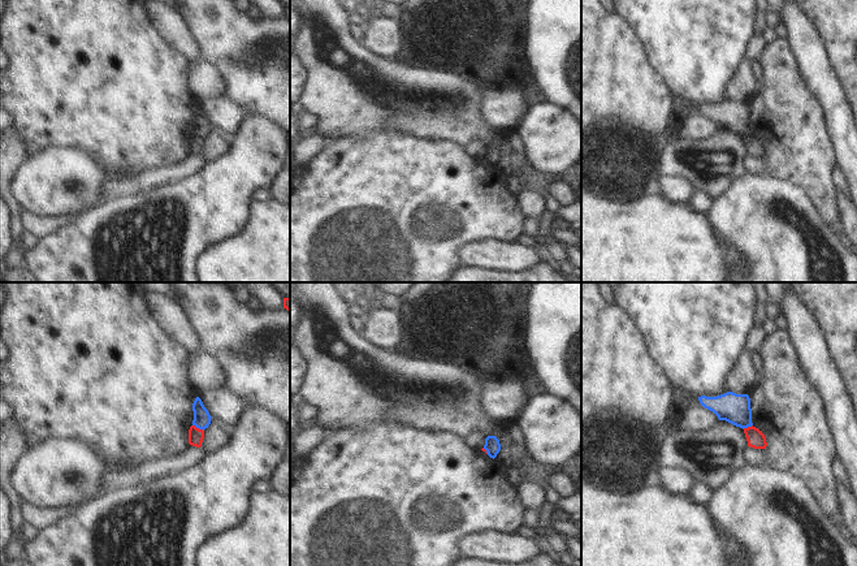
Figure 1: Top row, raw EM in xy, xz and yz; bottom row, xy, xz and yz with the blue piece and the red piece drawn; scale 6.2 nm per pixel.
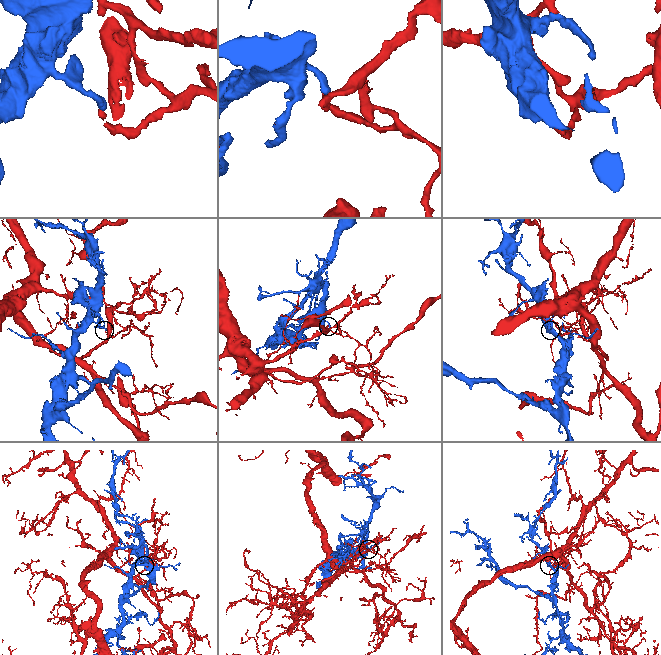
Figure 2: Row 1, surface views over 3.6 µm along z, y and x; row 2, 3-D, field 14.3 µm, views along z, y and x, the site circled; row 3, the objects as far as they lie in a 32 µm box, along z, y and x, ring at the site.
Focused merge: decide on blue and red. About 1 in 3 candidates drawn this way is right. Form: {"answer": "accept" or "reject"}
{"answer": "reject"}

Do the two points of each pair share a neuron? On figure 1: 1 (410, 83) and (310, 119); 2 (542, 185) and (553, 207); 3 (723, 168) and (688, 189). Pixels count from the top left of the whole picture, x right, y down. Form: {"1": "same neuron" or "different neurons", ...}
{"1": "different neurons", "2": "same neuron", "3": "different neurons"}

